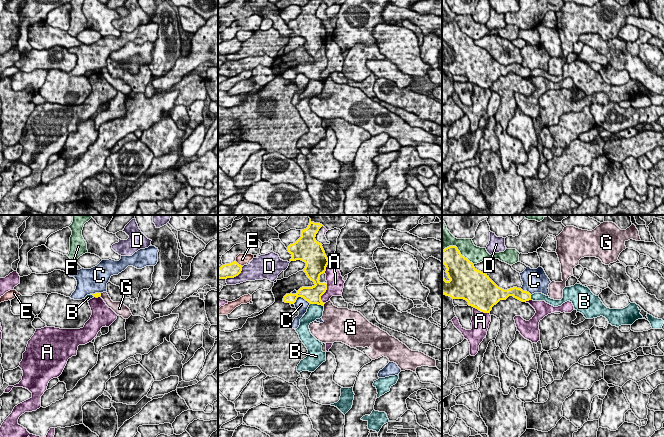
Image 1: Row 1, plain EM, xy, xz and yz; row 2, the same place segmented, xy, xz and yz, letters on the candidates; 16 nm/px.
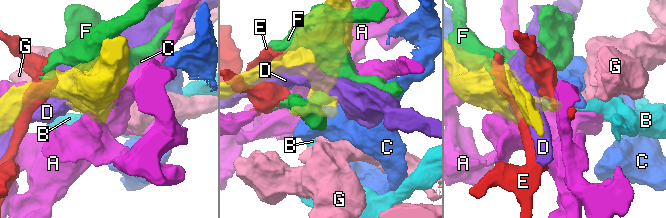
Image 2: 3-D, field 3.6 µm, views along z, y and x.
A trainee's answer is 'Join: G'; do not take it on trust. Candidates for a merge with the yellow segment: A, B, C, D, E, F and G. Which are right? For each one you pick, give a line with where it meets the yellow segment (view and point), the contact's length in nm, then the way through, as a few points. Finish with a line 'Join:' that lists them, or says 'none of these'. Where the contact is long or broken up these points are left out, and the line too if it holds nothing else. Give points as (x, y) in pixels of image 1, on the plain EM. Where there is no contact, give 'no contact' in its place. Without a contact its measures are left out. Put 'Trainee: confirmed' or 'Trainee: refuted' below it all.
Join: none of these
Trainee: refuted

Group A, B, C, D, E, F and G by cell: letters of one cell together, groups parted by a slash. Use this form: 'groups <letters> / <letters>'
groups A / B / C / D / E F / G

